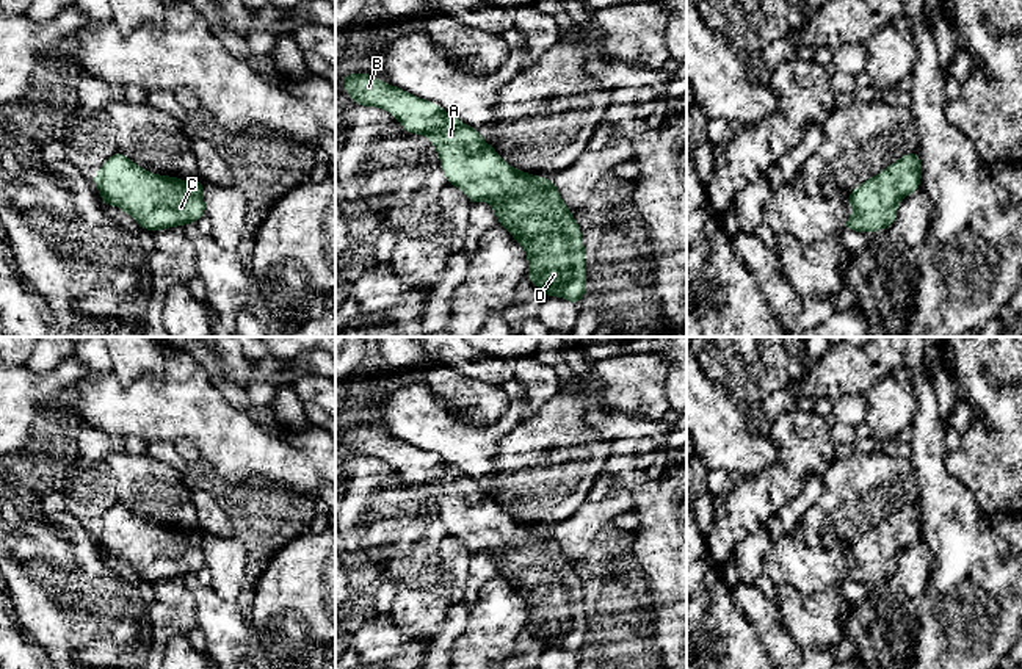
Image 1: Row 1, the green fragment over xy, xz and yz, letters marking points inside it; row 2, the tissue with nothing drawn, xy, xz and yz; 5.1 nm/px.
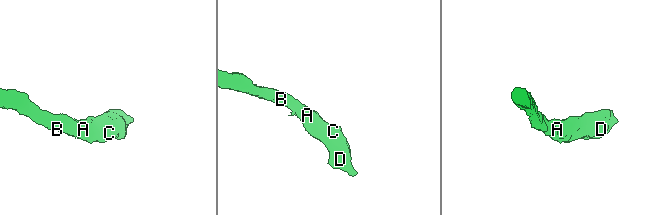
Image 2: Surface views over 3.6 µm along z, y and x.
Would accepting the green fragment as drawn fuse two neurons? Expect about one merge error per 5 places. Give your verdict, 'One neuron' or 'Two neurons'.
One neuron

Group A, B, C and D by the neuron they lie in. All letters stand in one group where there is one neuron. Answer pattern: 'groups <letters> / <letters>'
groups A B C D

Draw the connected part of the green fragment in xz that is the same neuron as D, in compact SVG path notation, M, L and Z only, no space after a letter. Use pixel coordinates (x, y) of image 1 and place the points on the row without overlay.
M348 425L339 428L339 434L346 439L356 456L382 459L403 475L404 484L426 487L436 498L448 536L461 539L470 555L487 551L498 575L524 598L528 609L527 630L545 649L558 647L580 655L588 633L582 580L552 530L533 526L505 514L497 501L481 489L478 479L462 475L437 454L382 434L371 425Z

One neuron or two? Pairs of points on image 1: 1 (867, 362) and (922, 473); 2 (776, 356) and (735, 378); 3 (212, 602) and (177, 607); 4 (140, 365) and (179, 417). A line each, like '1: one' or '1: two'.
1: one
2: one
3: two
4: two

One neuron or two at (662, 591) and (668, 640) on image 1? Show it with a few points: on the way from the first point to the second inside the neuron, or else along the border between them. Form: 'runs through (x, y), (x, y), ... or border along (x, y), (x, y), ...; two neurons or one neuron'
runs through (668, 603), (668, 627); one neuron

